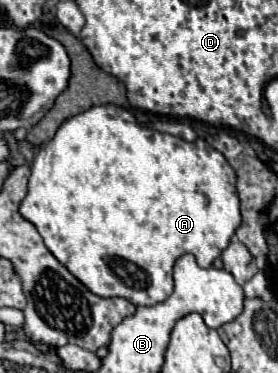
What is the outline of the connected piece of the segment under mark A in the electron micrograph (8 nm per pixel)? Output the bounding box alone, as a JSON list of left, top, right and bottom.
[20,105,240,307]

